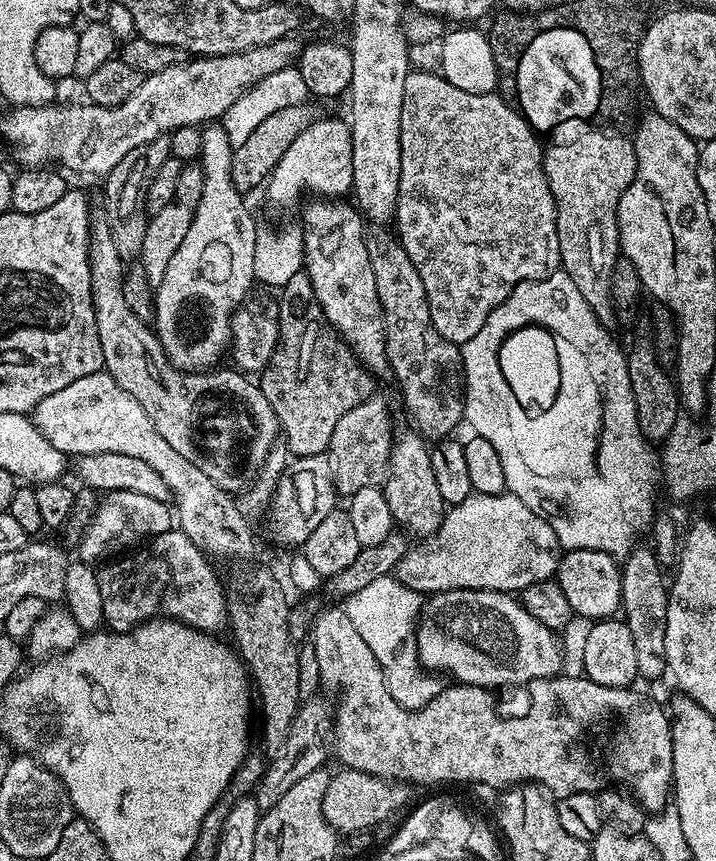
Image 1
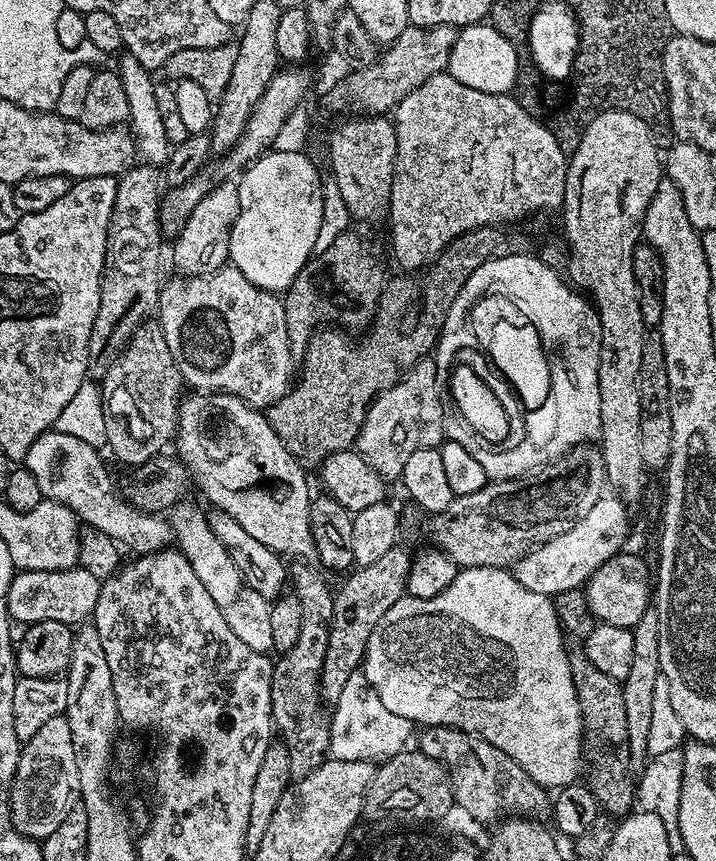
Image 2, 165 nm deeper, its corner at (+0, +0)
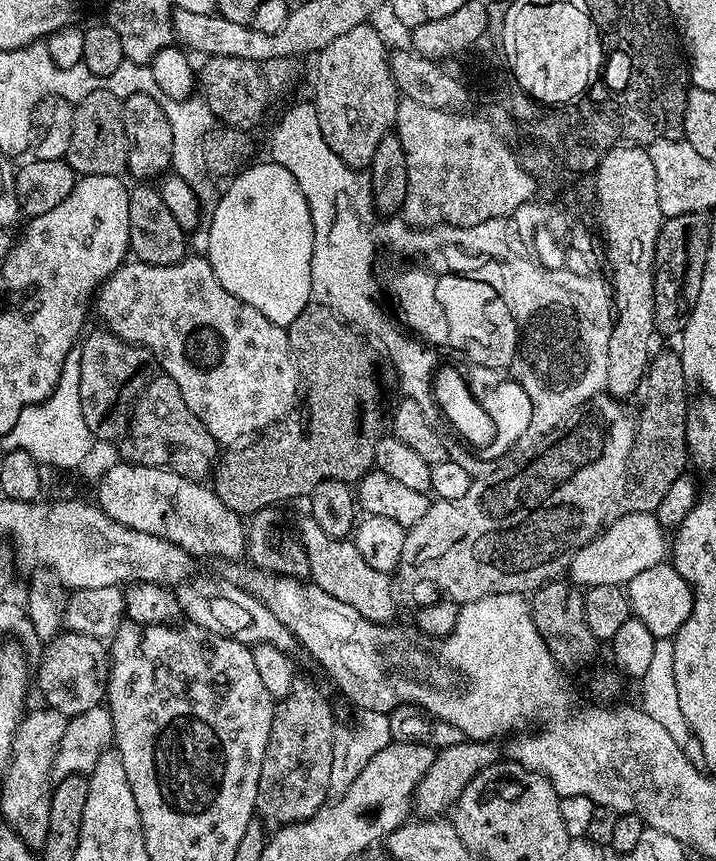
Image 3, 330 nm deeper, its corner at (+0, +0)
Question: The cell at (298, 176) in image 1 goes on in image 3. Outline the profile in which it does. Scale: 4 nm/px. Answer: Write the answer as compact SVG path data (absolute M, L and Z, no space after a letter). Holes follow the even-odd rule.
M265 162L265 164L253 163L242 172L237 172L235 176L227 181L228 189L224 193L219 193L218 199L215 201L216 209L212 212L212 221L208 224L208 252L206 251L206 259L210 262L210 266L214 270L214 274L218 278L218 282L222 282L224 289L230 294L234 294L234 298L238 298L242 302L246 302L262 313L270 322L274 322L278 327L287 329L290 322L294 322L294 318L298 318L298 314L302 314L302 310L313 299L312 295L312 242L313 230L312 219L310 218L310 210L306 198L302 194L302 190L298 186L298 182L294 182L294 176L290 174L290 170L286 170L282 165Z

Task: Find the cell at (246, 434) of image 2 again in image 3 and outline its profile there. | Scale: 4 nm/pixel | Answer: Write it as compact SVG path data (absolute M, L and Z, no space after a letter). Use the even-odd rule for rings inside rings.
M304 518L301 522L298 539L310 562L308 576L311 583L326 590L330 598L338 598L338 602L346 602L346 606L354 606L354 610L358 610L358 614L362 614L362 618L370 622L387 624L397 619L398 596L389 573L374 570L374 566L370 566L370 562L366 562L366 558L358 554L355 543L345 542L343 539L326 534L326 530L322 530L322 526L318 526L318 522L310 518Z

